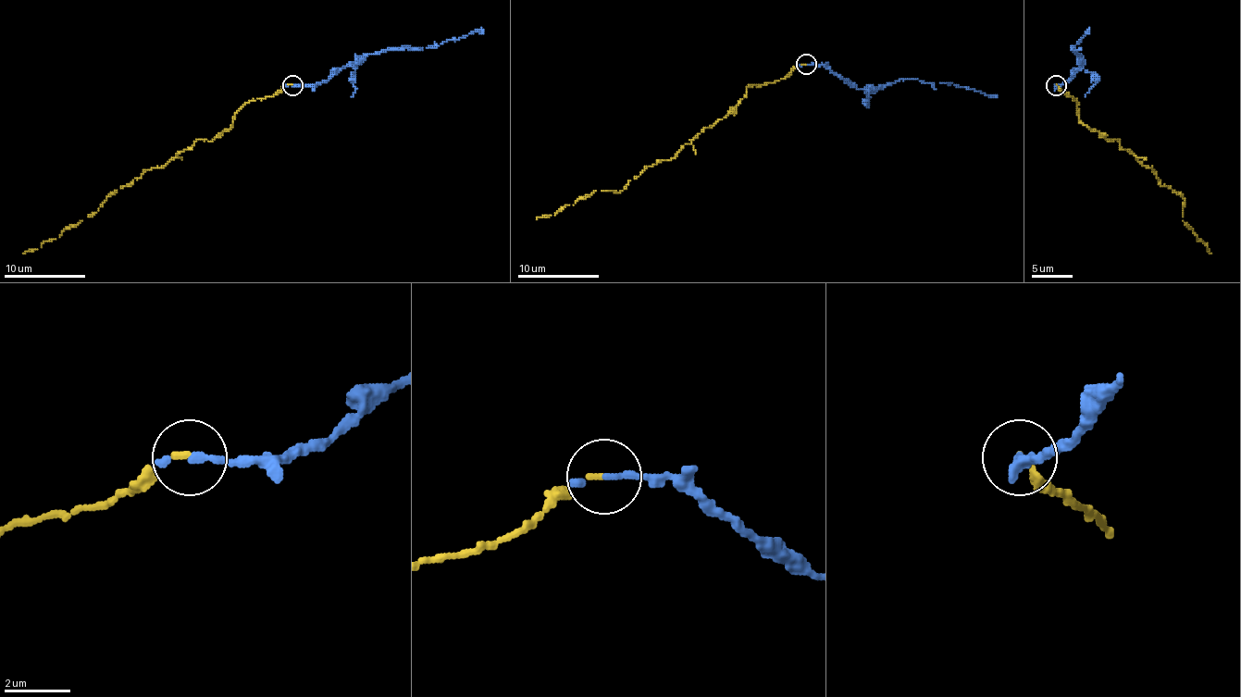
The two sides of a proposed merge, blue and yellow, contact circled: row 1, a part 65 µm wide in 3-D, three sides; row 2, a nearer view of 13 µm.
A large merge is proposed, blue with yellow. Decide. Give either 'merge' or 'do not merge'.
do not merge

